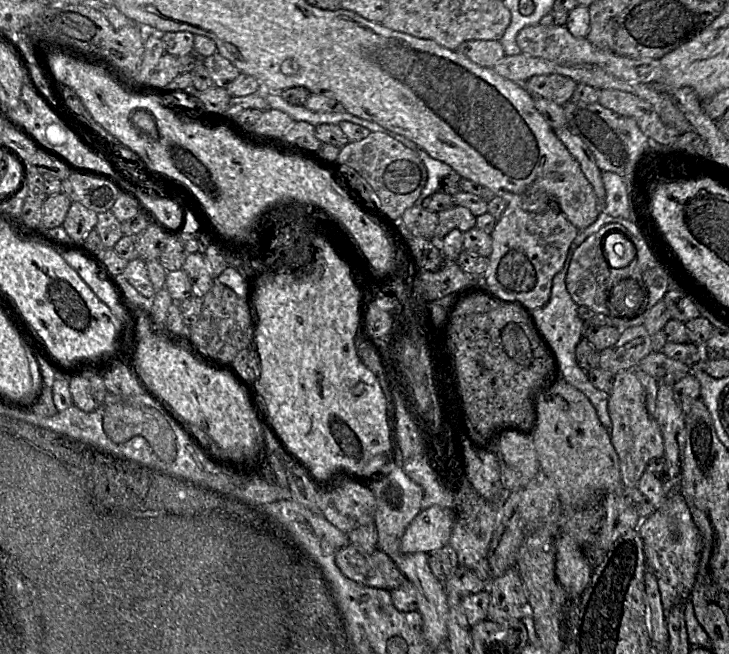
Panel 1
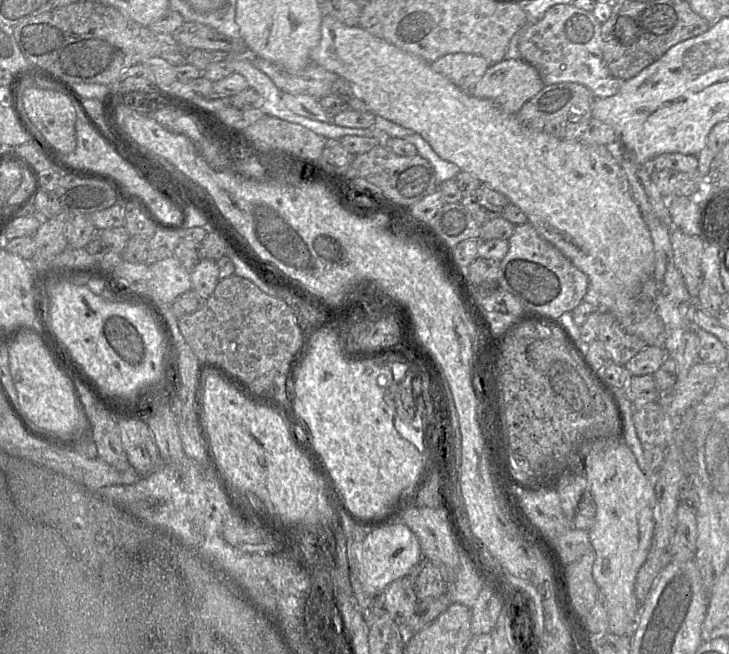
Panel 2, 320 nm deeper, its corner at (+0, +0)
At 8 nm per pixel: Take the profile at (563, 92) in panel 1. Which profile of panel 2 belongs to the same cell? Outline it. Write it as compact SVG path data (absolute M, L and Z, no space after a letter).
M561 82L545 85L540 92L524 103L515 116L527 129L547 133L561 140L575 141L580 139L592 118L594 100L590 88L579 83Z

